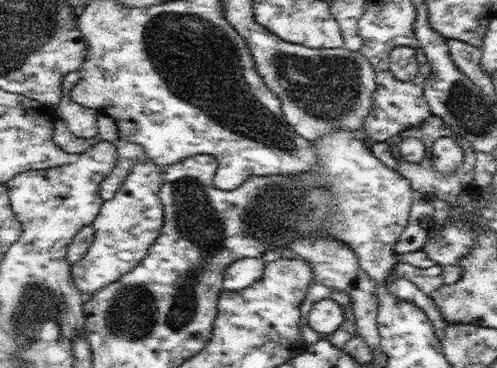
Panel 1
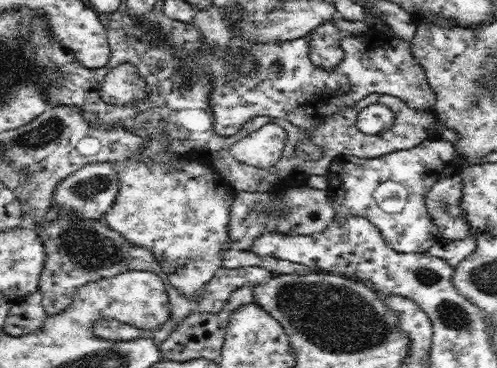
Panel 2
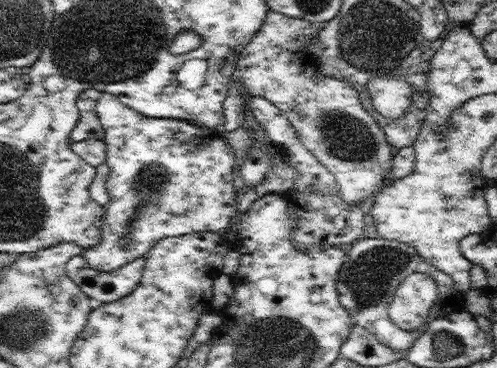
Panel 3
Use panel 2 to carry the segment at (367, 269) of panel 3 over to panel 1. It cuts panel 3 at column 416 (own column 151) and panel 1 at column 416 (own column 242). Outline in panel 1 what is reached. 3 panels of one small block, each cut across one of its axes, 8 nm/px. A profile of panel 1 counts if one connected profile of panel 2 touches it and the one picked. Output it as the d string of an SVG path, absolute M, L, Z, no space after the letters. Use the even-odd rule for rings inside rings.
M399 260L399 264L395 264L395 268L391 270L391 280L397 280L397 278L411 280L427 296L431 296L431 292L435 292L437 288L443 286L443 278L441 278L441 268L439 266L415 268L415 266L405 264L405 262Z

